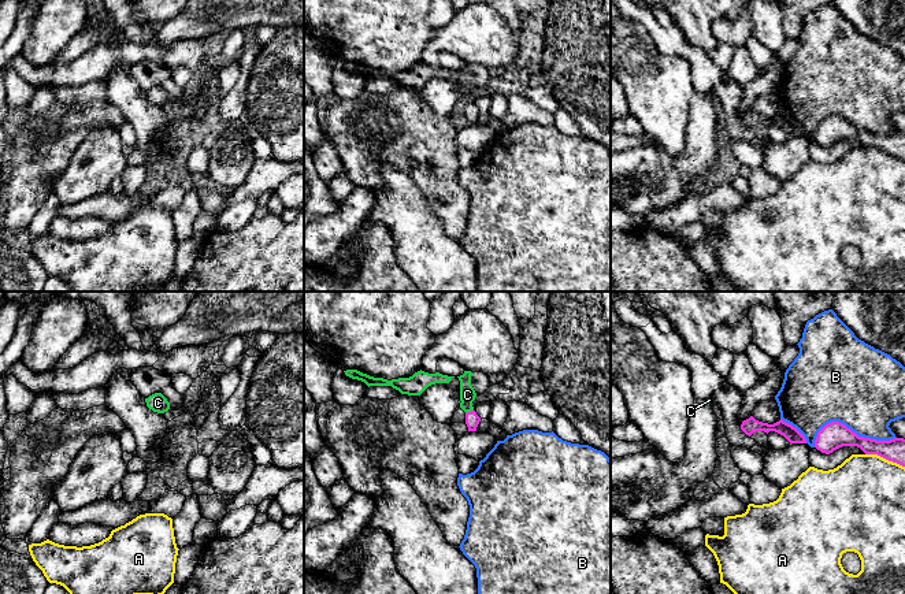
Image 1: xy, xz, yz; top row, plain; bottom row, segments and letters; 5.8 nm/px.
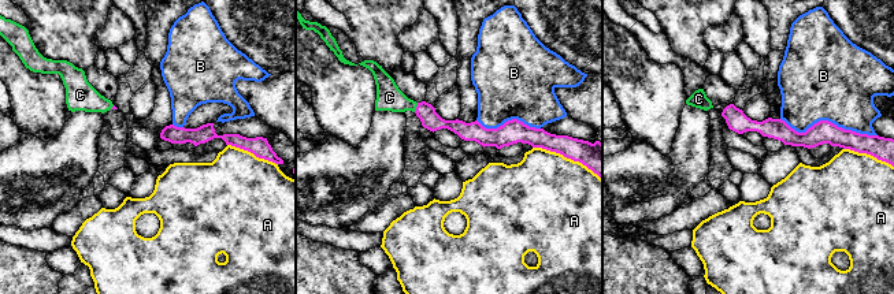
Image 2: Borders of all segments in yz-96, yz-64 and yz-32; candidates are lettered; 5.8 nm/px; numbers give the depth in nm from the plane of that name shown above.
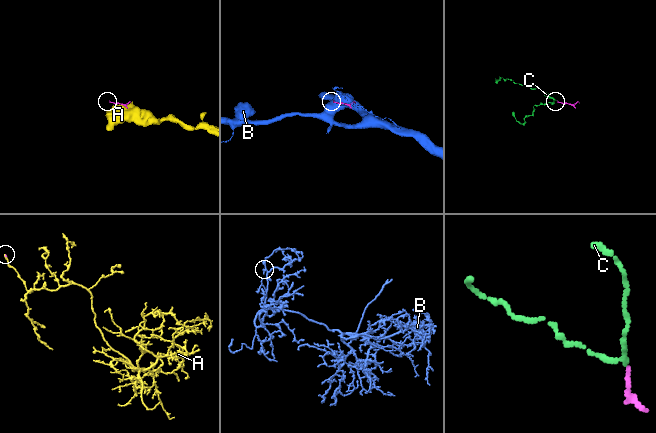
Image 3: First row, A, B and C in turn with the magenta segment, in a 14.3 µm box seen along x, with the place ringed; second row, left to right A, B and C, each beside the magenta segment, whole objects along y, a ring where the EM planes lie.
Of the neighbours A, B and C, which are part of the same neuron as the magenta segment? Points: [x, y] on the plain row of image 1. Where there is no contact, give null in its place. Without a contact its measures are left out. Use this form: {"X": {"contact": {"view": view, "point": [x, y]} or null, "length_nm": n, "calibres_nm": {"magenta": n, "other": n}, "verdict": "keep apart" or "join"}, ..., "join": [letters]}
{"A": {"contact": {"view": "yz", "point": [885, 151]}, "length_nm": 240, "calibres_nm": {"magenta": 130, "other": 460}, "verdict": "keep apart"}, "B": {"contact": {"view": "yz", "point": [849, 122]}, "length_nm": 500, "calibres_nm": {"magenta": 160, "other": 480}, "verdict": "keep apart"}, "C": {"contact": {"view": "xz", "point": [468, 106]}, "length_nm": 50, "calibres_nm": {"magenta": 80, "other": 100}, "verdict": "join"}, "join": ["C"]}

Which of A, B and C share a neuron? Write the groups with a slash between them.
A / B / C

